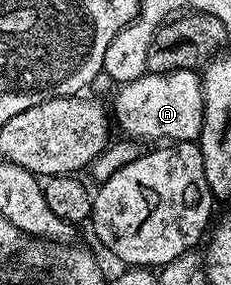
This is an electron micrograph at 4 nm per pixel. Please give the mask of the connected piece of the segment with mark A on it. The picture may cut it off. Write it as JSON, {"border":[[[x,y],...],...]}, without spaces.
{"border":[[[174,70],[168,74],[147,72],[136,81],[123,83],[115,91],[115,124],[127,138],[139,141],[197,142],[203,127],[201,76],[192,70]]]}

